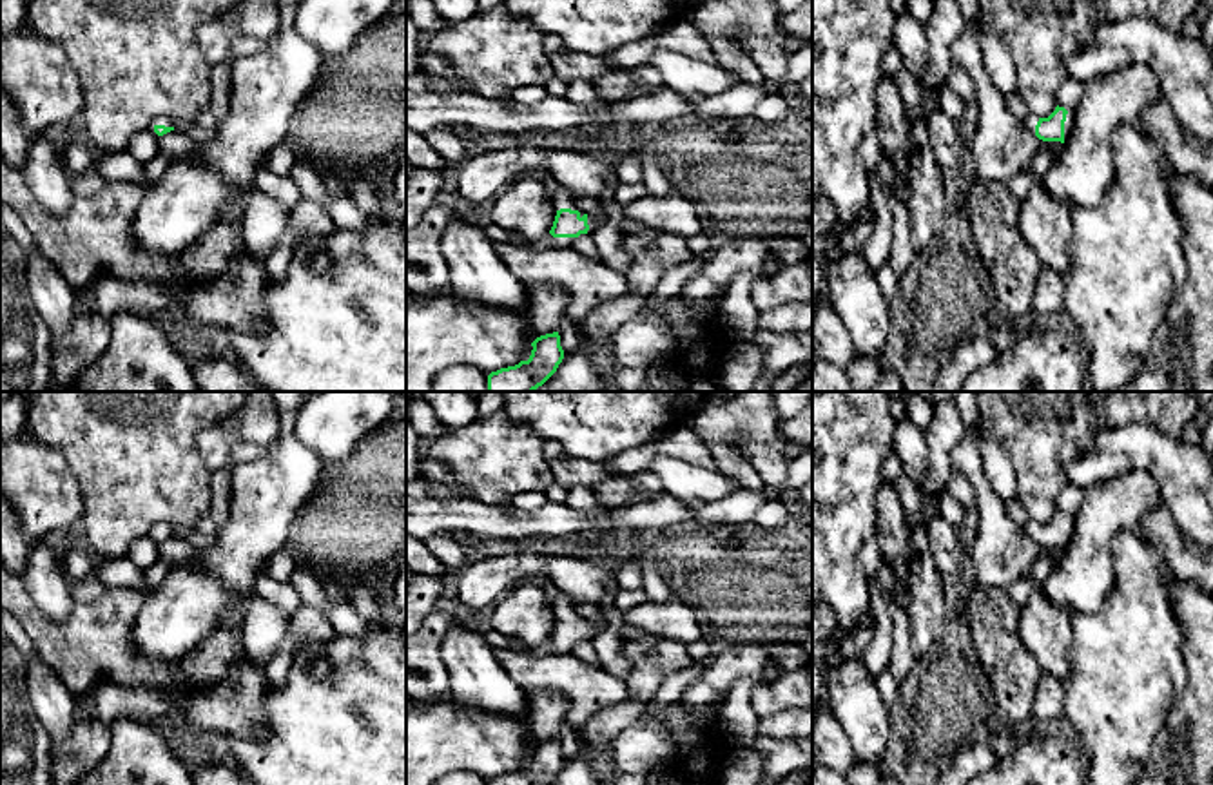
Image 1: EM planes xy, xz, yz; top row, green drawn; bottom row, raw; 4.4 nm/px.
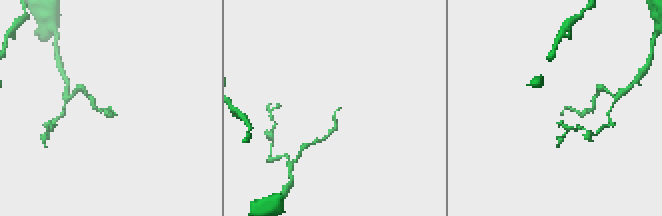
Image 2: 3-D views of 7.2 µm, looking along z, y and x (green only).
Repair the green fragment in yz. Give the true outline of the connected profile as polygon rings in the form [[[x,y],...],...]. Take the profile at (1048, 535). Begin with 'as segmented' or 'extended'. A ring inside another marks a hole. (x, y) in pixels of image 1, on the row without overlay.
extended | [[[1057,511],[1048,524],[1032,522],[1023,531],[1043,548],[1064,549],[1073,537],[1075,518]]]

